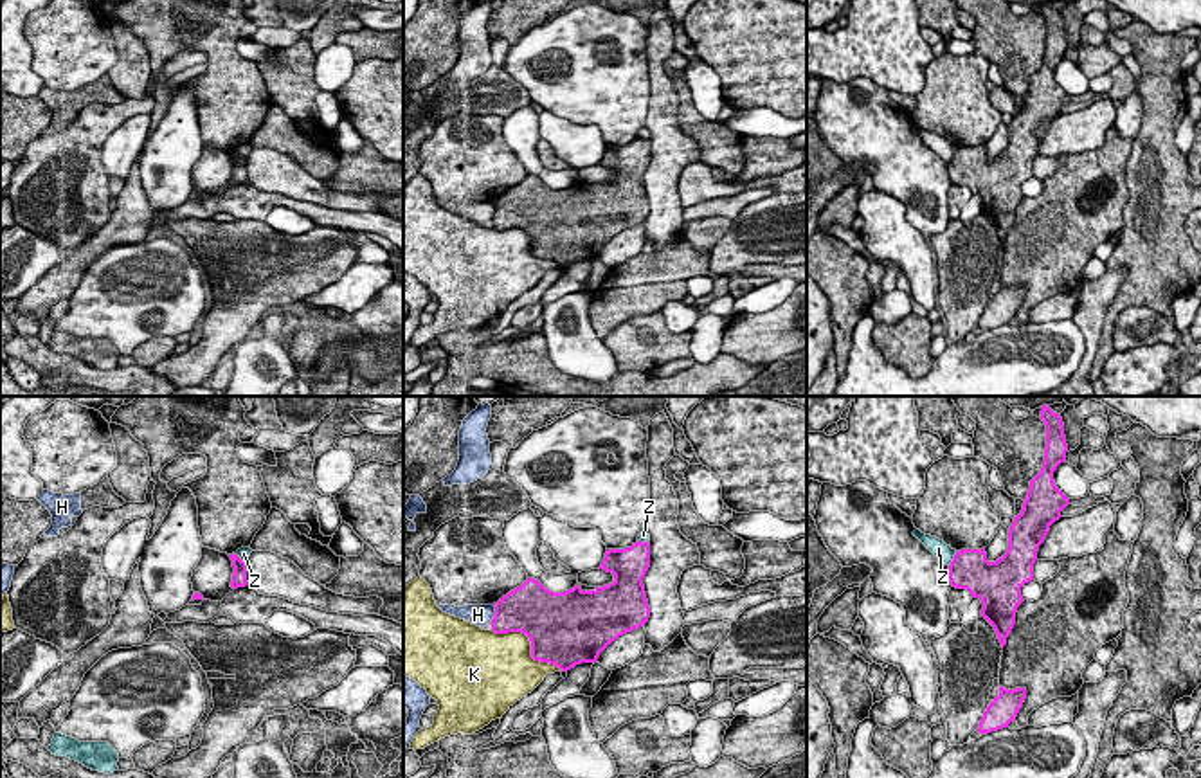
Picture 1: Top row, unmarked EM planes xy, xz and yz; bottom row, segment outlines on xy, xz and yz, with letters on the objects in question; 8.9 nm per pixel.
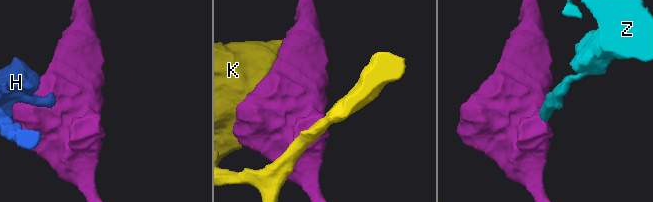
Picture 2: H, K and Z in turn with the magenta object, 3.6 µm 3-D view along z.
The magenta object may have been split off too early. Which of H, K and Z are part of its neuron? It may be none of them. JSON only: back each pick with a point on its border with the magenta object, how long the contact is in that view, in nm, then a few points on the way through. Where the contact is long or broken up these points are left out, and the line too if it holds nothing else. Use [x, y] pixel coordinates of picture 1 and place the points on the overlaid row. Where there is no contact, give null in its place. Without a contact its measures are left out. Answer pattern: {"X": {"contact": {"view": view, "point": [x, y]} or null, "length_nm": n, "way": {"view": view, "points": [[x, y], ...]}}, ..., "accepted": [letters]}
{"accepted": []}

